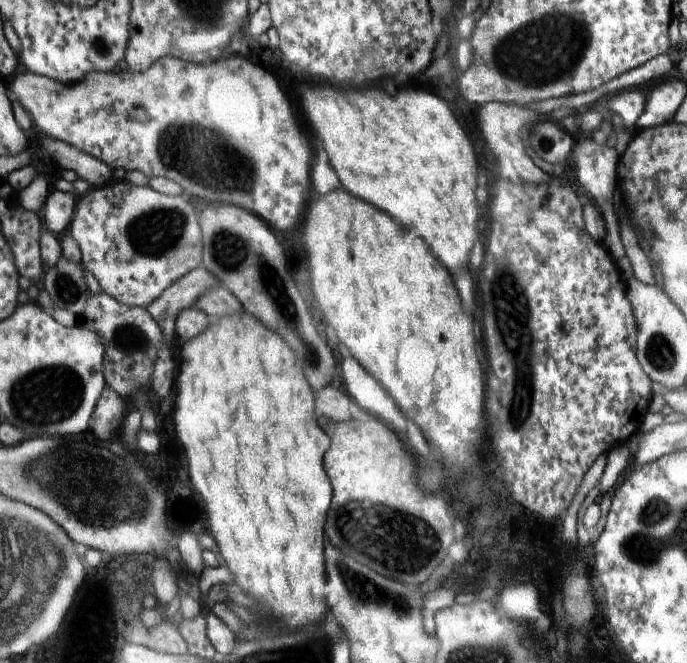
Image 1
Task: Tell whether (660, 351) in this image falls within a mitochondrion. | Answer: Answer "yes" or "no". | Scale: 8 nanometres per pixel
yes

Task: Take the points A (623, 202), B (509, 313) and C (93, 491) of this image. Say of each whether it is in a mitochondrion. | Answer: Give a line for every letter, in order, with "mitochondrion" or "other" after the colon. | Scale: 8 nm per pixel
A: other
B: mitochondrion
C: mitochondrion

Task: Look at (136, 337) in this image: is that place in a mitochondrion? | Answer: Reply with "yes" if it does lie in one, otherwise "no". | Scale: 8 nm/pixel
yes

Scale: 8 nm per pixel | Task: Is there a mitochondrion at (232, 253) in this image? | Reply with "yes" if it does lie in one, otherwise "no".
yes

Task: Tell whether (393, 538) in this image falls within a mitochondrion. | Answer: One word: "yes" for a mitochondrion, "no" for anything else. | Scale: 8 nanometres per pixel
yes

